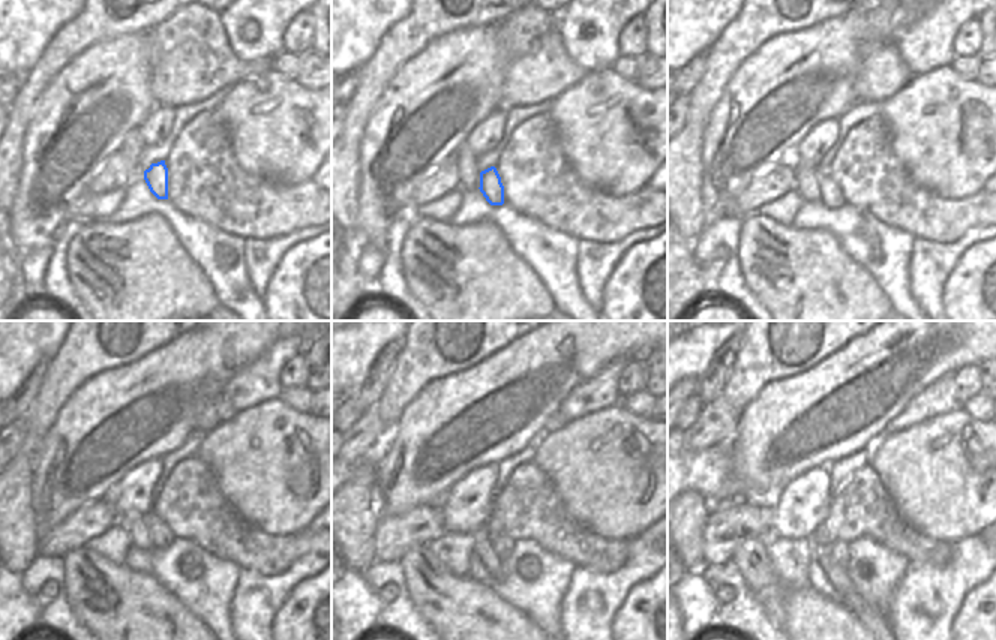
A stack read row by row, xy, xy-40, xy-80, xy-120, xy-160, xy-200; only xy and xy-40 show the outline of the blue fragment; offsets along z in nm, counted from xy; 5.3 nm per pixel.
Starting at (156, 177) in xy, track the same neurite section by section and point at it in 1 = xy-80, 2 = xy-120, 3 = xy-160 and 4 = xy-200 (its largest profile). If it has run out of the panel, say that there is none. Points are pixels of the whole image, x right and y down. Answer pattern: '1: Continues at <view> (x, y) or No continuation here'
1: Continues at xy-80 (831, 197)
2: Continues at xy-120 (161, 535)
3: Continues at xy-160 (503, 546)
4: Continues at xy-200 (839, 549)

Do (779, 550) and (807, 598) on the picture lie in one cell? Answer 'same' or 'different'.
different

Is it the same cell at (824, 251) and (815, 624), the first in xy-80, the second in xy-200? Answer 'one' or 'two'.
one

